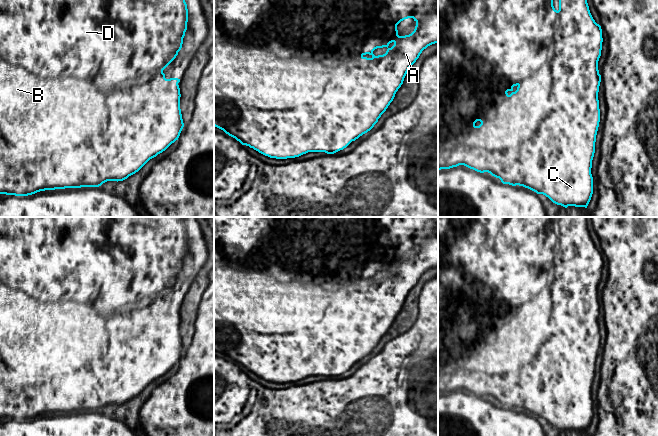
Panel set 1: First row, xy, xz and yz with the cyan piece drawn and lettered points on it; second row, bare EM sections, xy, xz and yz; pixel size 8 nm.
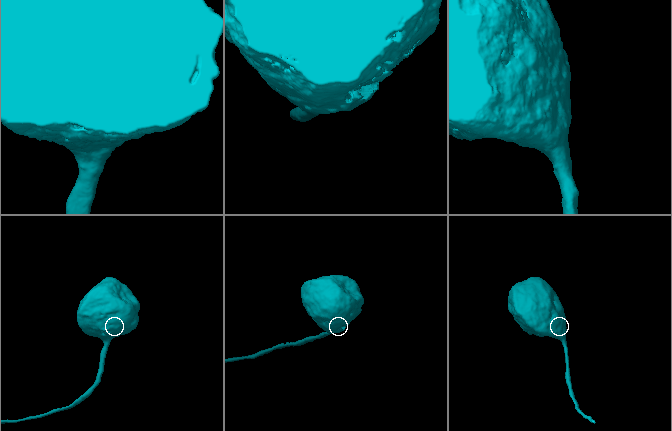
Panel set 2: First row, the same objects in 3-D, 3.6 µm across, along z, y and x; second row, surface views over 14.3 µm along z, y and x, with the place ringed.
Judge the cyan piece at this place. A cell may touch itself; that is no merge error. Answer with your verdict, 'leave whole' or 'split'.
leave whole

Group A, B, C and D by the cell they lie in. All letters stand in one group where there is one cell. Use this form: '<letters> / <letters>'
A B C D

